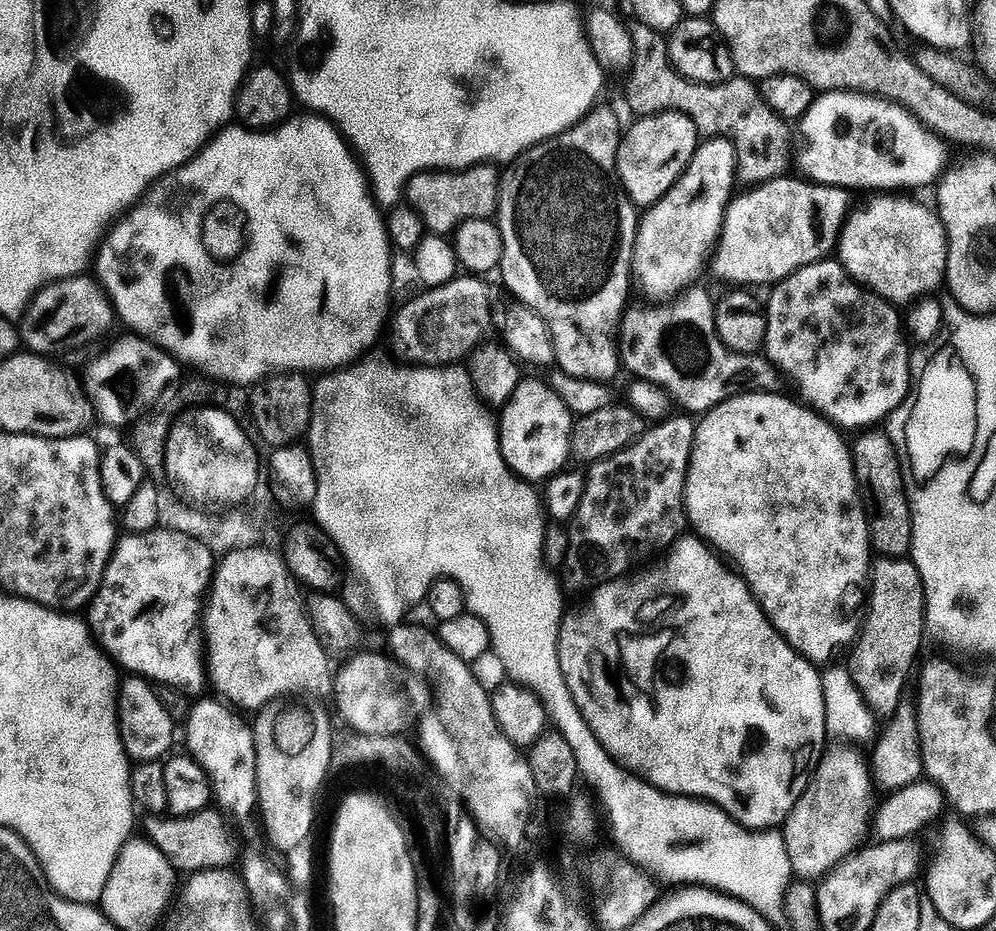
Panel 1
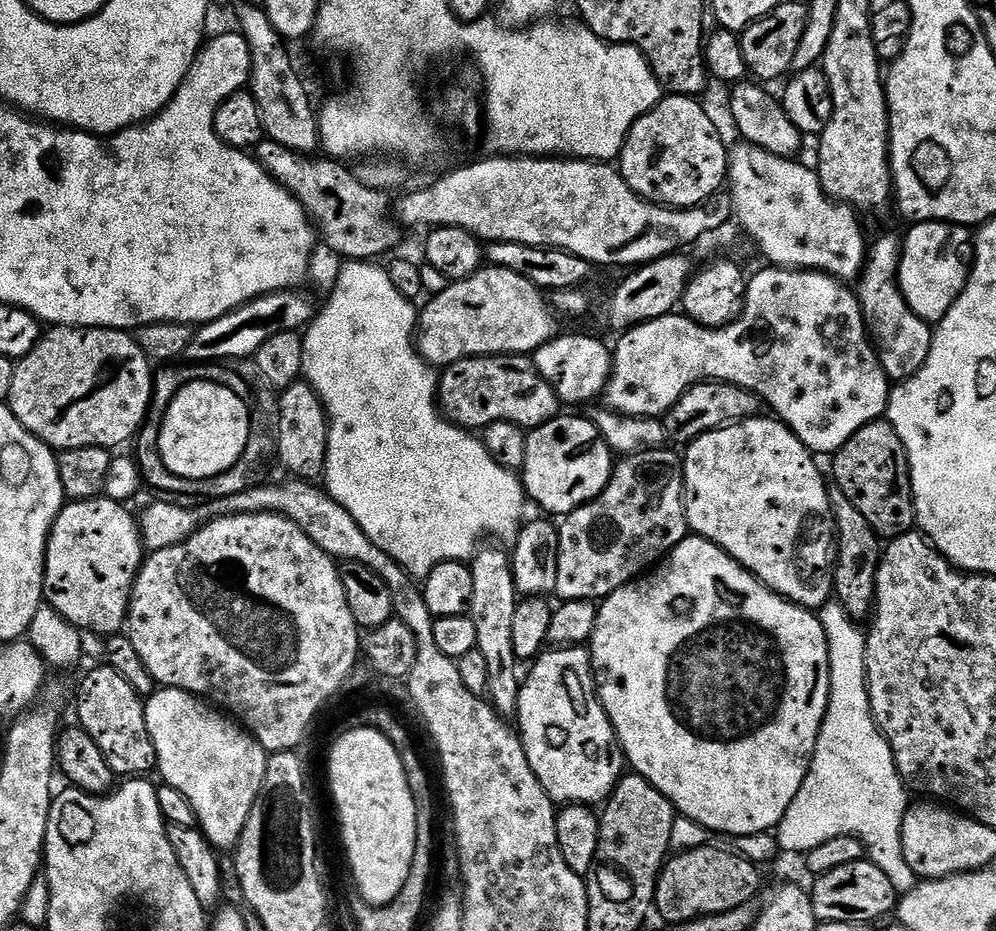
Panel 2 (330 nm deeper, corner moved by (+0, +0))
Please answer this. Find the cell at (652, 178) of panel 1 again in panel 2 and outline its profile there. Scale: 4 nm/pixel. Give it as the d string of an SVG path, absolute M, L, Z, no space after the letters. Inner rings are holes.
M668 94L628 131L618 171L643 200L669 208L692 208L725 187L728 158L729 149L706 118L699 99Z

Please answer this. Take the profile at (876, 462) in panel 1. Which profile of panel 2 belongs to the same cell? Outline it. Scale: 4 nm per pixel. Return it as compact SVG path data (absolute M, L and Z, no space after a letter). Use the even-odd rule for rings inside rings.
M881 418L879 420L871 420L866 426L862 426L862 430L858 430L849 440L847 440L839 452L835 453L832 464L832 476L835 487L842 490L842 494L846 494L846 498L850 498L850 502L854 502L854 506L858 506L858 514L862 514L862 518L866 518L866 522L870 522L870 526L876 532L877 537L895 538L897 536L905 536L910 531L917 527L916 523L916 499L912 496L912 471L908 468L908 451L904 449L902 438L898 438L896 428L893 424L889 424L887 419Z

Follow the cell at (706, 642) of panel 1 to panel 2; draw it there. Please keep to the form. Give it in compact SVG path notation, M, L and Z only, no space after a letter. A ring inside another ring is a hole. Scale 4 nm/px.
M692 534L663 557L659 566L653 567L639 578L632 579L629 584L623 584L618 590L614 590L614 594L604 597L596 613L596 625L593 626L590 639L590 655L596 690L600 693L600 701L616 733L623 759L628 759L632 763L631 771L651 782L671 802L681 817L701 824L709 833L725 832L729 838L756 836L760 832L771 833L779 825L806 778L816 749L816 739L828 709L828 643L819 615L815 611L772 592L717 544Z

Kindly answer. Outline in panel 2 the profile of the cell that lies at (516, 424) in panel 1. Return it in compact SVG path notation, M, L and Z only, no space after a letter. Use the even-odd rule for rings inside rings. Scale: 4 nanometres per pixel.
M561 414L528 432L526 460L522 469L522 483L527 499L531 503L533 500L538 507L553 512L553 514L548 514L556 518L563 518L578 506L582 506L598 494L602 494L602 490L606 490L606 486L612 477L613 467L614 453L608 447L607 442L601 438L598 429L592 425L591 419L587 415L567 416L567 414Z

